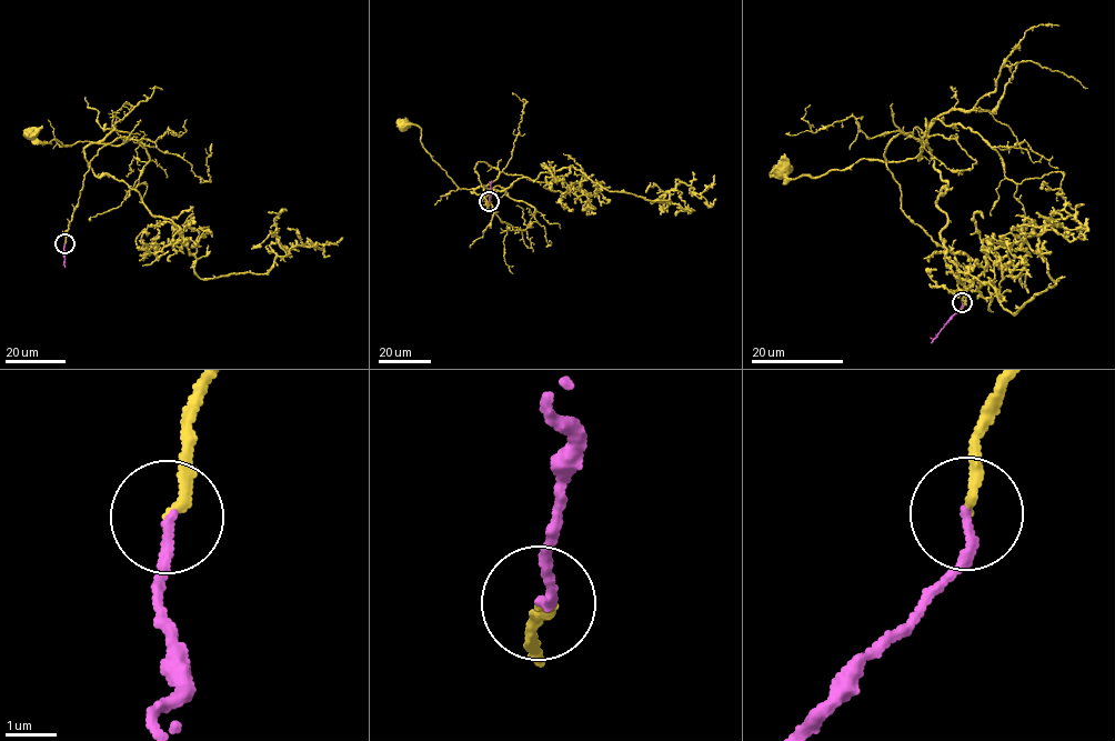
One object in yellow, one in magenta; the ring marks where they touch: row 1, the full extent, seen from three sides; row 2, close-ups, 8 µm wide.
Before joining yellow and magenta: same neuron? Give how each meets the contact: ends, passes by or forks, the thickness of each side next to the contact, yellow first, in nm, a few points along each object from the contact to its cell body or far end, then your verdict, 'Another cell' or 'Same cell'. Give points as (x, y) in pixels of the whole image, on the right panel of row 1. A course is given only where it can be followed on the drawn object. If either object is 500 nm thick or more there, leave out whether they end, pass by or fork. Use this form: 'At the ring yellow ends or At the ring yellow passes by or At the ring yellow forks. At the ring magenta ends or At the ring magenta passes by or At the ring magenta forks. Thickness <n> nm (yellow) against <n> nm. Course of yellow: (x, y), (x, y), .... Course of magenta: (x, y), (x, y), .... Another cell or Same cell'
At the ring yellow ends. At the ring magenta ends. Thickness 190 nm (yellow) against 180 nm. Course of yellow: (962, 302), (966, 272), (905, 214), (884, 154), (901, 133), (926, 143), (817, 177), (782, 169). Course of magenta: (962, 302), (962, 307), (931, 343). Same cell

